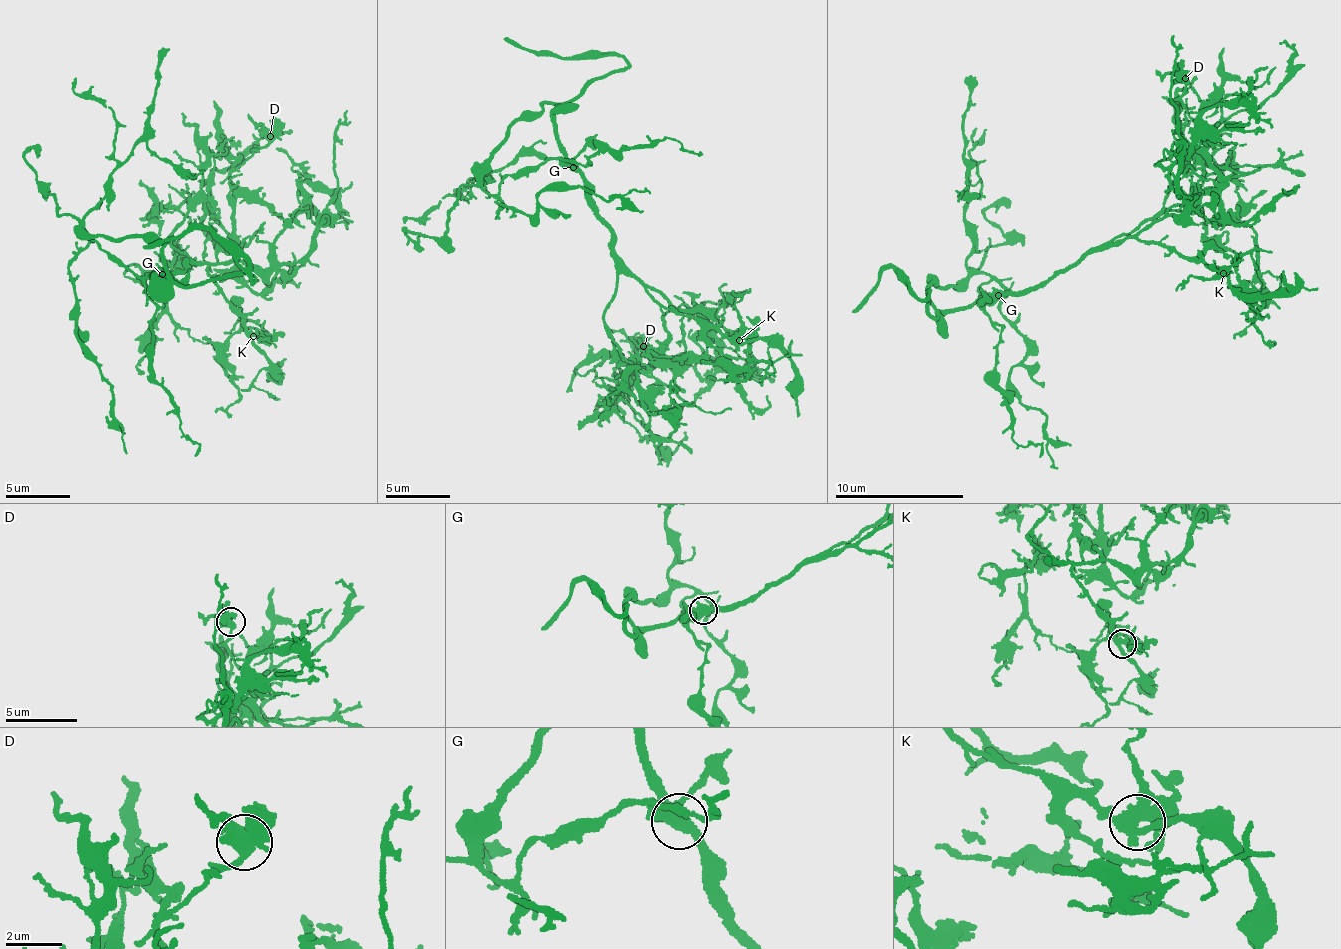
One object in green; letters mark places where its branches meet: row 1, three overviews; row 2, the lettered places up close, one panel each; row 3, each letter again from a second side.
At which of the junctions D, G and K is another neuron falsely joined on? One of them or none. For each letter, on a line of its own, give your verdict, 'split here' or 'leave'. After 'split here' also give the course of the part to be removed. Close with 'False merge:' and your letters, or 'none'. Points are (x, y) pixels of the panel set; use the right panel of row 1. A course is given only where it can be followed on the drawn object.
D: leave
G: leave
K: leave
False merge: none

